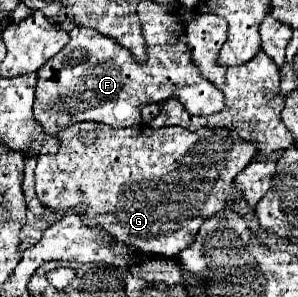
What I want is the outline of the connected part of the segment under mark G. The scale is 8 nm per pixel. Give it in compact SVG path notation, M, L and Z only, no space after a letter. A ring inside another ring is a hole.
M81 121L77 125L69 125L67 129L63 129L61 133L57 133L59 141L61 141L61 147L55 155L41 155L37 157L39 163L37 163L37 169L35 169L35 191L37 191L37 197L39 201L49 207L51 211L55 213L67 213L69 209L73 207L79 207L79 213L83 215L83 223L85 225L91 225L91 227L101 227L105 231L109 231L113 237L117 237L119 241L131 245L133 249L141 251L141 253L149 253L149 255L161 255L161 257L177 257L179 251L183 251L185 247L189 247L195 239L195 233L199 231L201 223L217 213L227 197L229 197L229 191L231 191L231 185L233 185L233 179L237 177L237 173L249 165L253 161L253 157L257 155L257 149L251 141L241 141L237 137L237 133L233 133L231 129L225 129L225 127L215 127L215 129L199 129L199 131L187 131L187 129L181 129L181 127L165 127L165 129L157 129L153 131L149 125L145 123L139 123L139 125L133 125L133 127L125 127L125 129L113 129L109 125L103 125L103 123L91 123L91 121Z

